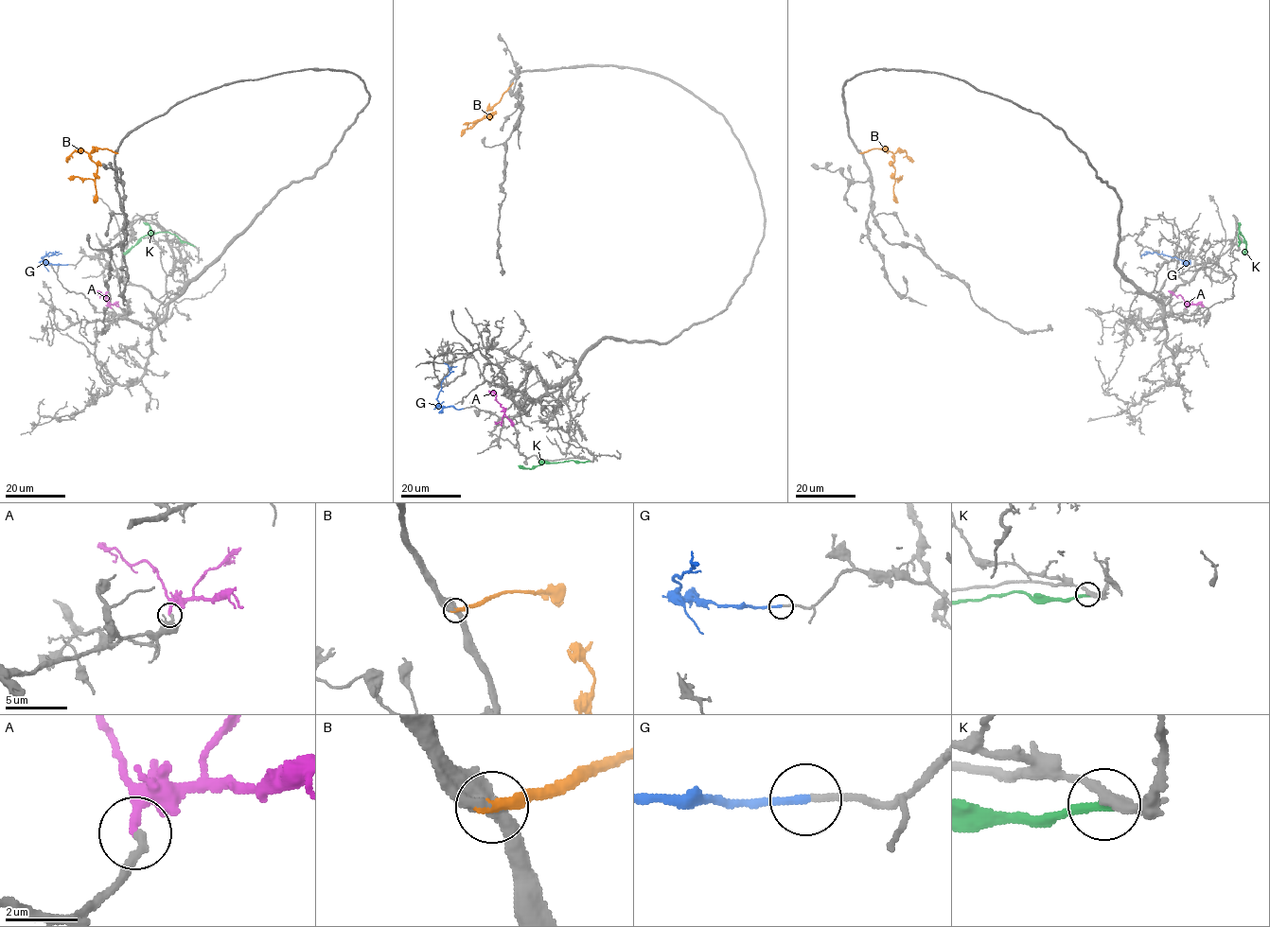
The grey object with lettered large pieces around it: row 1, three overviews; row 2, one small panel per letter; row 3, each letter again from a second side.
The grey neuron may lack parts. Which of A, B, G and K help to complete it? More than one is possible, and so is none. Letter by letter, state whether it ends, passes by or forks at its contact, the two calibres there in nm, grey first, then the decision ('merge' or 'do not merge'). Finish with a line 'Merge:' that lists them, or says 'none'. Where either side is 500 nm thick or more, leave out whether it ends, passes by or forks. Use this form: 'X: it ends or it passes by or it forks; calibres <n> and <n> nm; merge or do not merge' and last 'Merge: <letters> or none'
A: it ends; calibres 240 and 240 nm; merge
B: it ends; calibres 240 and 300 nm; merge
G: it ends; calibres 180 and 190 nm; merge
K: it ends; calibres 320 and 280 nm; do not merge
Merge: A, B, G

